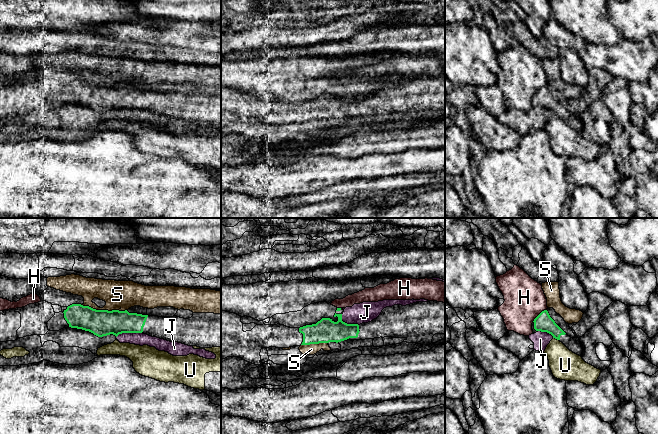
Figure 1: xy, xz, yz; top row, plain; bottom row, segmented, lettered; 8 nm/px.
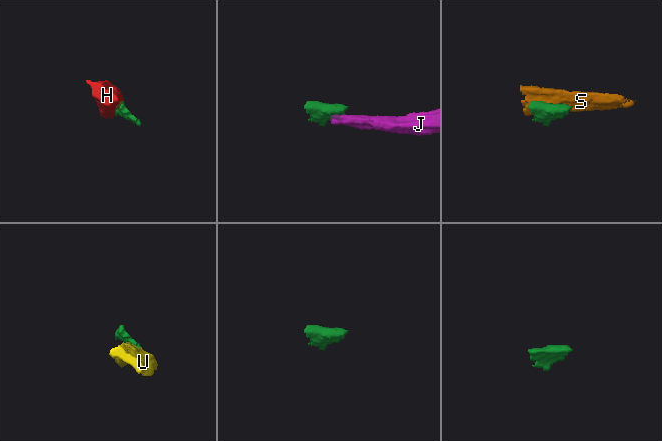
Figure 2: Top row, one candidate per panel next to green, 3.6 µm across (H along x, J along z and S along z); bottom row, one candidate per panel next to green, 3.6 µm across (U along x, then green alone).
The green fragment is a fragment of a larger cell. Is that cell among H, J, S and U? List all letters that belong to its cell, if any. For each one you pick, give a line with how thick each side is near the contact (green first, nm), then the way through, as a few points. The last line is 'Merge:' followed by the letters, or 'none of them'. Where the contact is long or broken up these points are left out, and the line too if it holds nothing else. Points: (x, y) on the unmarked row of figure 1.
Merge: none of them

